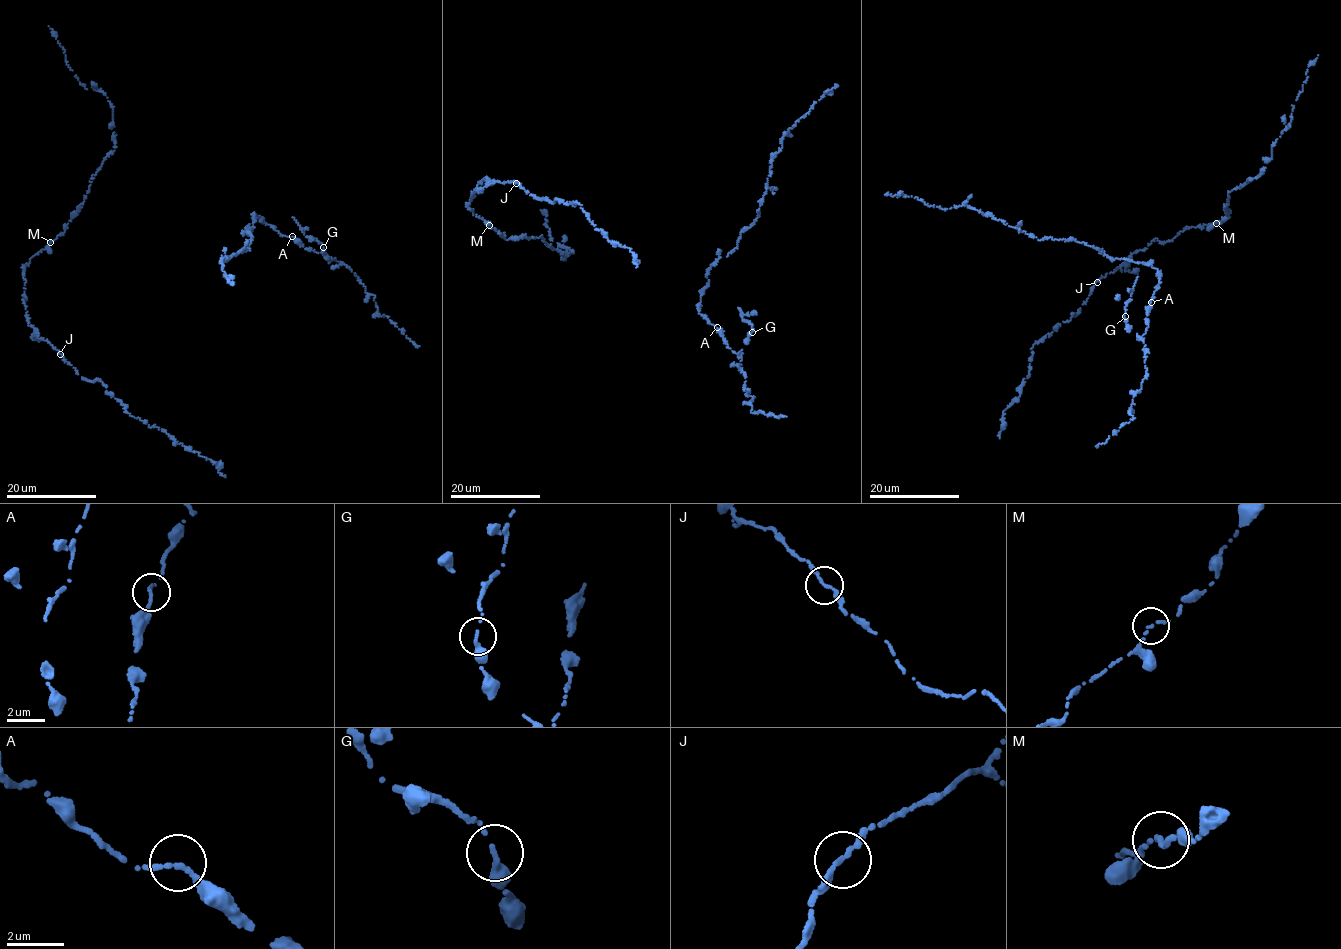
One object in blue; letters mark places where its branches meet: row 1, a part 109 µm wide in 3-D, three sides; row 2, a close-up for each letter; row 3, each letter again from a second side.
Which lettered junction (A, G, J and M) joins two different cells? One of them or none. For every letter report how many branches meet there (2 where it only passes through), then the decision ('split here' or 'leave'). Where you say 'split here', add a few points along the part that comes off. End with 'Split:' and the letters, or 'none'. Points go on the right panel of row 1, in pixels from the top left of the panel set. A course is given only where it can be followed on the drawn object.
A: 1 branches meet; leave
G: 1 branches meet; leave
J: 2 branches meet; leave
M: 1 branches meet; leave
Split: none

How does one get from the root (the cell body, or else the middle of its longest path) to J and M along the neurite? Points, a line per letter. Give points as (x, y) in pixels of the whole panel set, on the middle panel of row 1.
J: (536, 239), (507, 240), (467, 206), (477, 185), (485, 178), (516, 183)
M: (536, 239), (507, 240), (489, 225)

